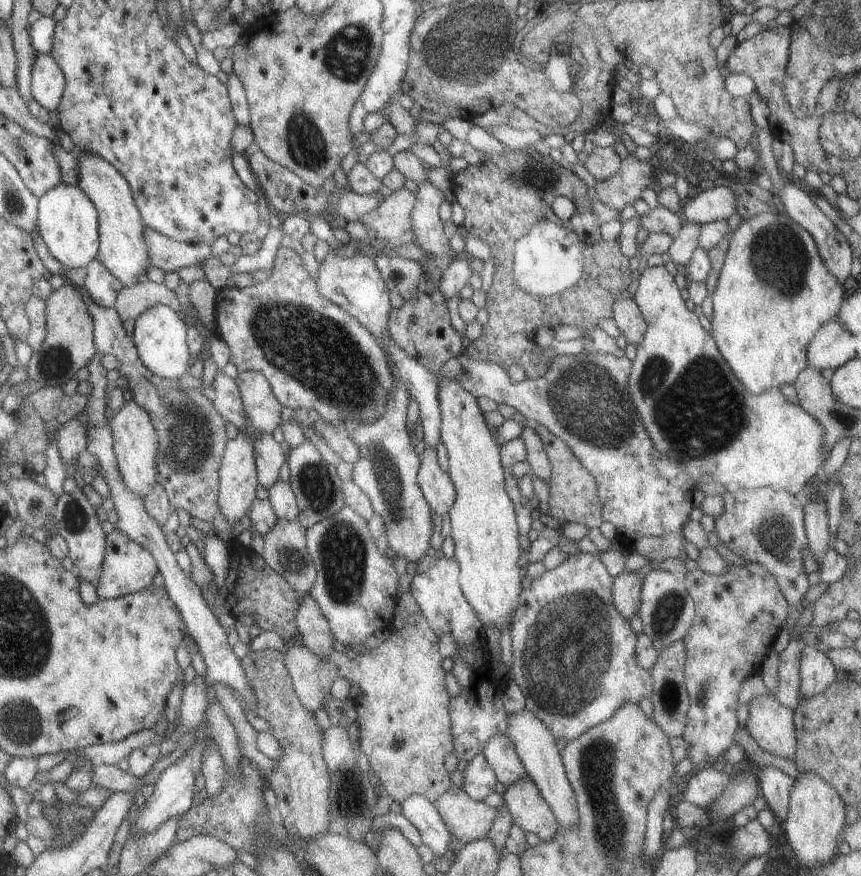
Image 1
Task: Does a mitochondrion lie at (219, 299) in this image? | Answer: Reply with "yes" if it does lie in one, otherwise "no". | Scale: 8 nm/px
no

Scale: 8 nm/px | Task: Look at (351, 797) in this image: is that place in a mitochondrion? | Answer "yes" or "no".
yes

